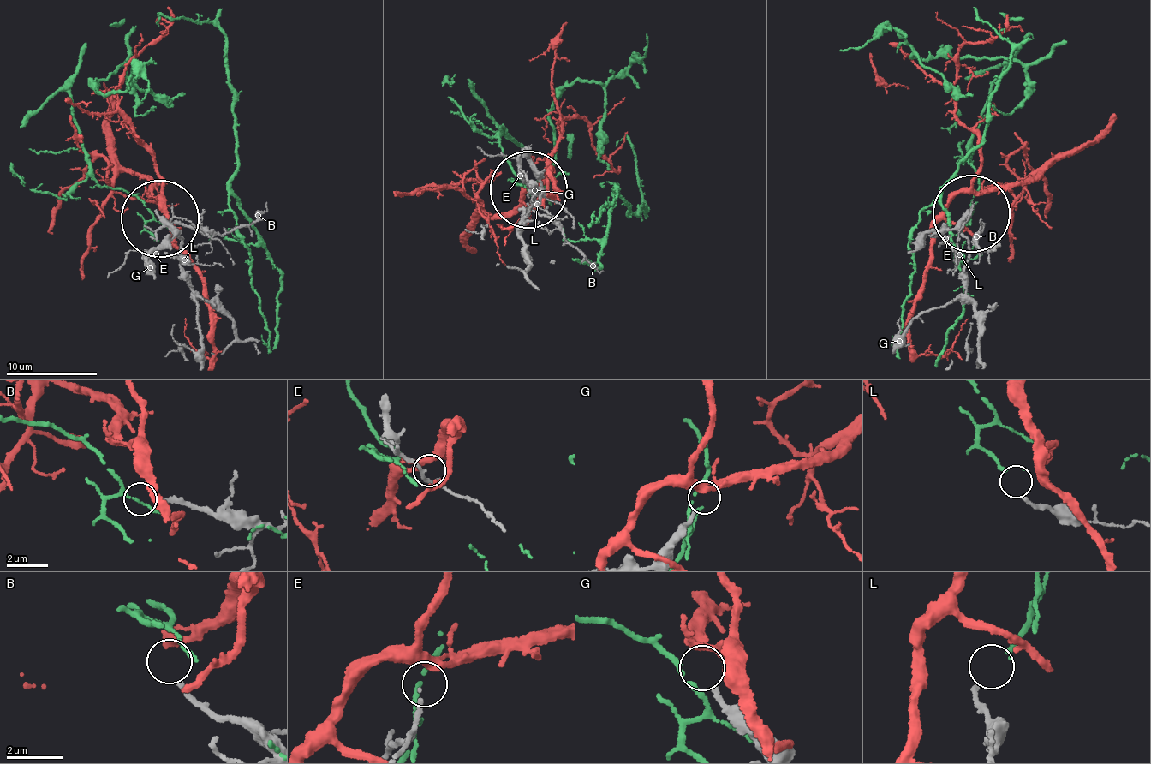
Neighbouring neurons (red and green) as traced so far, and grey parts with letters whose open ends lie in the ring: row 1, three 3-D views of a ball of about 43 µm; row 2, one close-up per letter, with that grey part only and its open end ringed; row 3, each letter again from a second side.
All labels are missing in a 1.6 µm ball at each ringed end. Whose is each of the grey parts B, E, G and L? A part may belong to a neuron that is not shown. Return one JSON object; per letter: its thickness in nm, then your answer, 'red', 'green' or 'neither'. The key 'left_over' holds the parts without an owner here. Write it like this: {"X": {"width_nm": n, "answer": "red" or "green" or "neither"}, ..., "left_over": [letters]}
{"B": {"width_nm": 180, "answer": "neither"}, "E": {"width_nm": 120, "answer": "red"}, "G": {"width_nm": 180, "answer": "neither"}, "L": {"width_nm": 160, "answer": "green"}, "left_over": ["B", "G"]}

